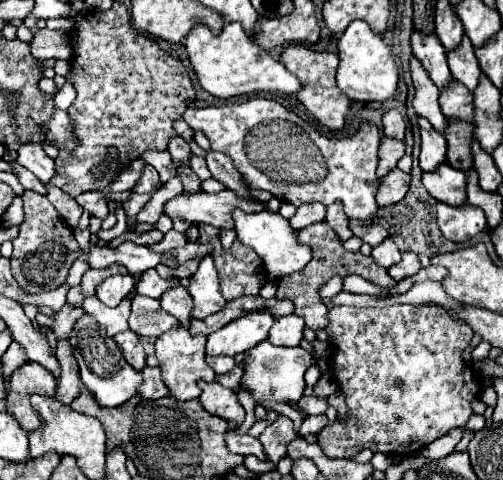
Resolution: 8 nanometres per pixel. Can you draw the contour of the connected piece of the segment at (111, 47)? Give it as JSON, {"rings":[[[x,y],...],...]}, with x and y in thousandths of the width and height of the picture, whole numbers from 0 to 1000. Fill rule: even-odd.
{"rings":[[[227,6],[219,23],[171,27],[151,44],[139,77],[147,119],[131,165],[147,177],[155,202],[135,240],[147,248],[159,302],[147,319],[119,315],[115,360],[99,373],[99,385],[155,410],[171,398],[211,394],[250,340],[274,331],[290,310],[330,310],[334,290],[350,281],[342,256],[362,248],[366,227],[386,210],[386,181],[354,123],[262,56],[243,6]]]}

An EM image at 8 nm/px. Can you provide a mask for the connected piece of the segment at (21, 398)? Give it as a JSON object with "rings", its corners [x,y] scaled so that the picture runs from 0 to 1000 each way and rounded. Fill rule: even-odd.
{"rings":[[[52,752],[20,781],[20,806],[12,823],[12,856],[28,865],[28,873],[52,894],[72,898],[80,890],[80,873],[60,844],[60,823],[107,823],[111,790],[83,760],[68,752]]]}

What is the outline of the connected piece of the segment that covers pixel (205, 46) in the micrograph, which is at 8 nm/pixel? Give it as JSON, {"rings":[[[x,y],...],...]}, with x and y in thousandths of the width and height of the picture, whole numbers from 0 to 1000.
{"rings":[[[449,48],[437,73],[421,73],[410,52],[386,52],[378,60],[378,73],[370,73],[366,81],[366,98],[402,185],[425,202],[453,206],[513,190],[592,194],[596,185],[596,169],[561,131],[553,131],[553,123],[541,123],[533,106],[505,94],[477,56],[477,48]]]}

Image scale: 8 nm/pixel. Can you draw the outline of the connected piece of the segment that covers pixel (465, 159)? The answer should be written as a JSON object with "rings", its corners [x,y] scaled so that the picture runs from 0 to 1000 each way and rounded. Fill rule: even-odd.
{"rings":[[[891,248],[891,265],[883,269],[883,285],[891,294],[891,319],[887,319],[887,340],[903,352],[930,356],[938,352],[938,273],[942,260],[926,256],[918,248]]]}

